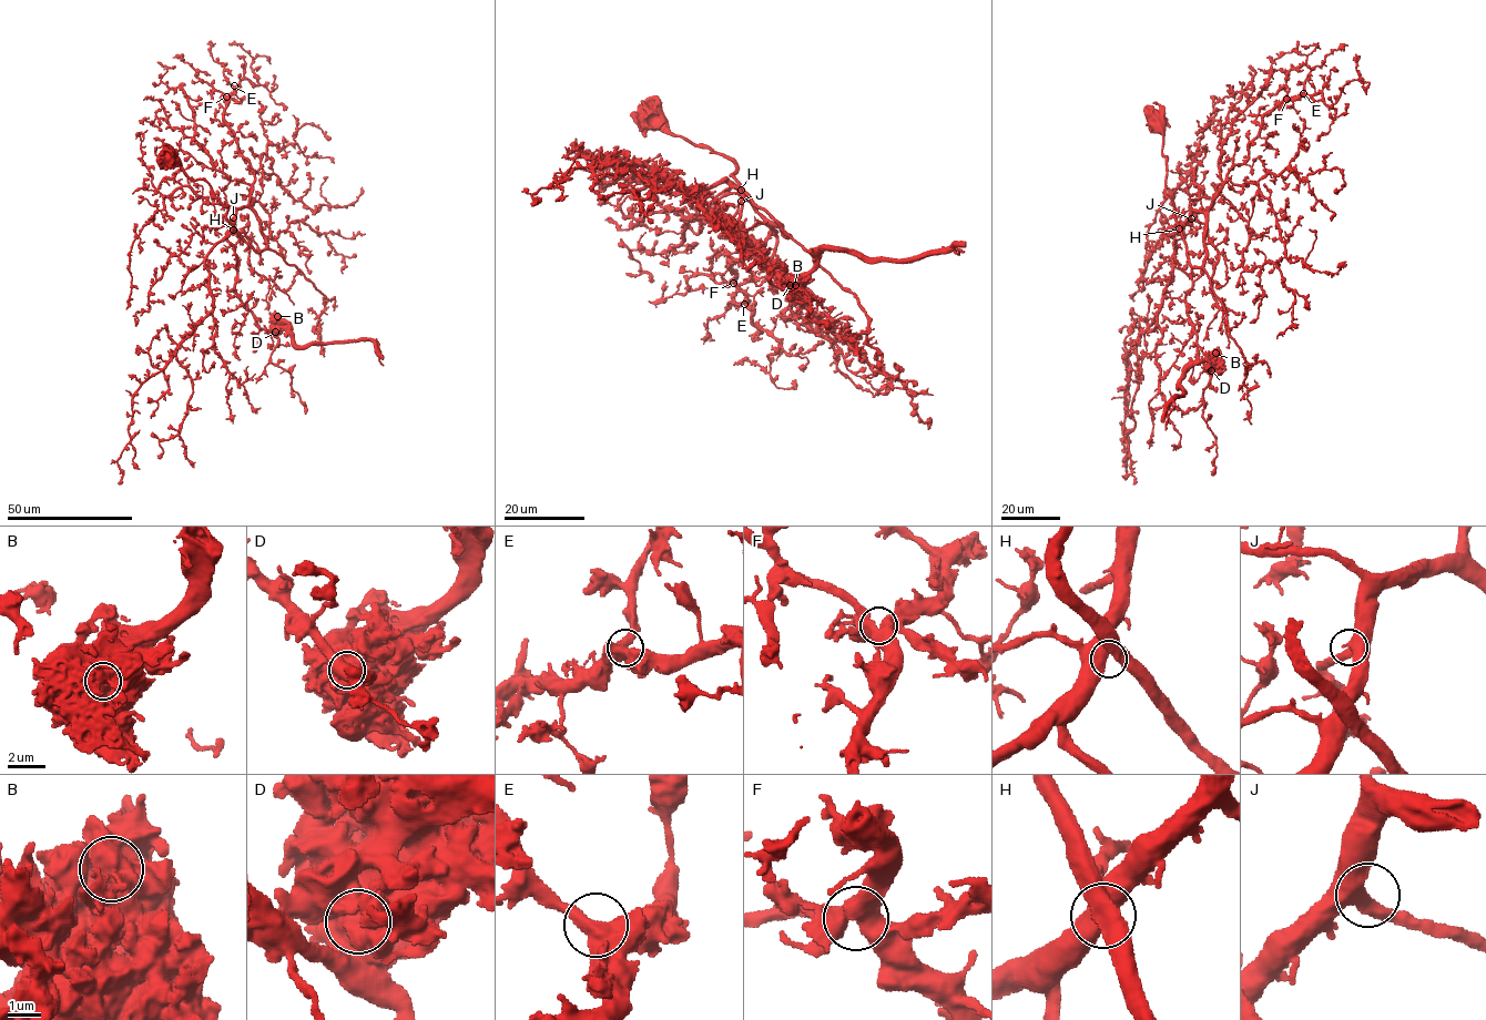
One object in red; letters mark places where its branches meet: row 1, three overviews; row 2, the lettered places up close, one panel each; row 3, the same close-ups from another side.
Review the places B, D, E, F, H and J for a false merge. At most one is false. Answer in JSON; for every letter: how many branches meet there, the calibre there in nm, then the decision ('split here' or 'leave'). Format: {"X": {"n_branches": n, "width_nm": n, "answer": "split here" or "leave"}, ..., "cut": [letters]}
{"B": {"n_branches": 1, "width_nm": 1200, "answer": "leave"}, "D": {"n_branches": 2, "width_nm": 1100, "answer": "split here"}, "E": {"n_branches": 2, "width_nm": 550, "answer": "leave"}, "F": {"n_branches": 3, "width_nm": 480, "answer": "leave"}, "H": {"n_branches": 2, "width_nm": 550, "answer": "leave"}, "J": {"n_branches": 2, "width_nm": 480, "answer": "leave"}, "cut": ["D"]}

